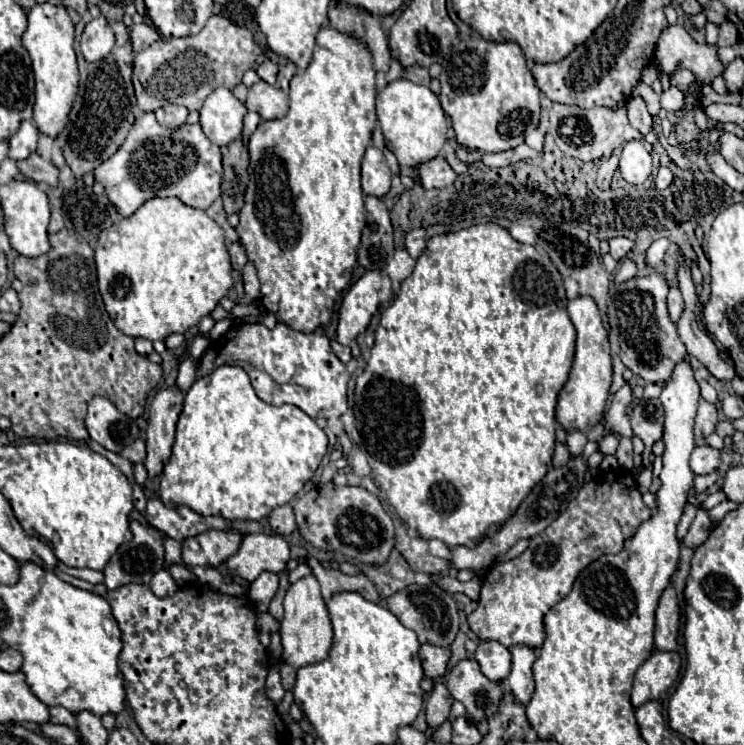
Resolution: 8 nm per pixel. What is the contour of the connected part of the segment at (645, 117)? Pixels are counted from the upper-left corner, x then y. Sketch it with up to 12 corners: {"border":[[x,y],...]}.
{"border":[[640,96],[630,98],[628,120],[642,136],[652,130],[652,116]]}

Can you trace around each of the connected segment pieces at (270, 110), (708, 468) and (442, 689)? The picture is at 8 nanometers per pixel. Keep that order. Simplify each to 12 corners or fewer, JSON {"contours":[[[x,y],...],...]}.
{"contours":[[[266,82],[250,86],[248,110],[262,120],[284,118],[288,96]],[[708,444],[694,448],[690,468],[696,476],[720,466],[720,450]],[[434,680],[426,704],[428,726],[448,720],[452,696],[442,680]]]}

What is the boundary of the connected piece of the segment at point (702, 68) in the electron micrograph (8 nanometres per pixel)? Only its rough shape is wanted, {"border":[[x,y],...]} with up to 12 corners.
{"border":[[668,26],[656,46],[666,76],[689,69],[700,86],[724,70],[716,46]]}

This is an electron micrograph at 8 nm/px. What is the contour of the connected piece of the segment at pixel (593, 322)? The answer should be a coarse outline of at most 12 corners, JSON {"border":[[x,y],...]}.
{"border":[[592,296],[568,300],[578,332],[556,418],[588,432],[612,384],[610,342]]}

